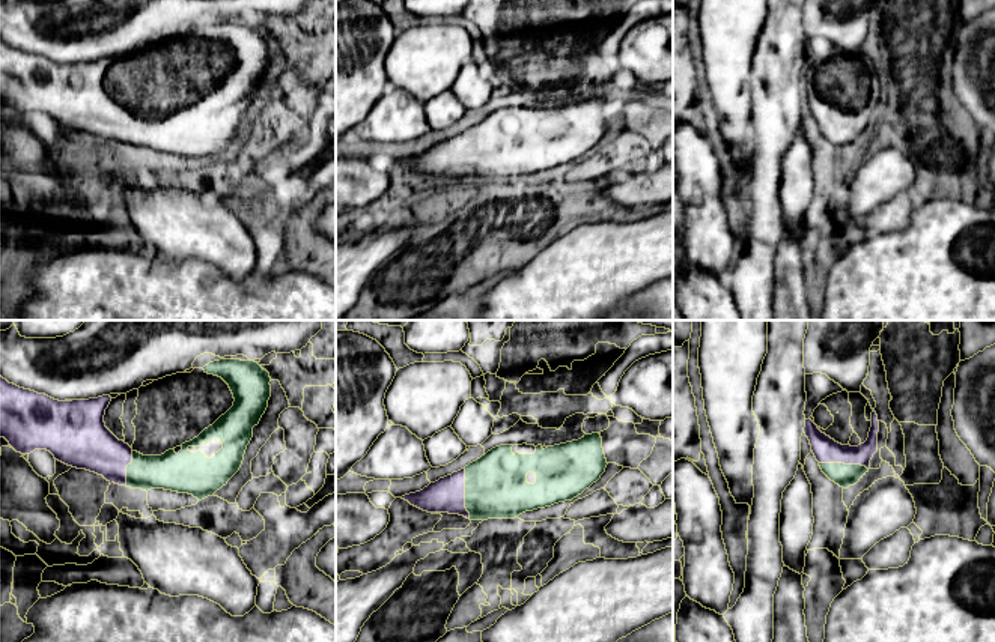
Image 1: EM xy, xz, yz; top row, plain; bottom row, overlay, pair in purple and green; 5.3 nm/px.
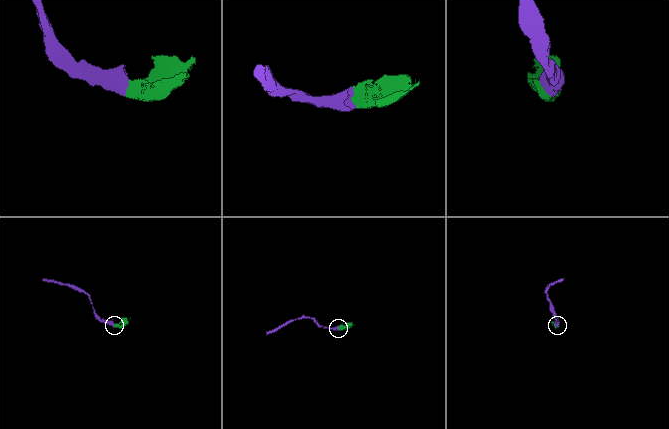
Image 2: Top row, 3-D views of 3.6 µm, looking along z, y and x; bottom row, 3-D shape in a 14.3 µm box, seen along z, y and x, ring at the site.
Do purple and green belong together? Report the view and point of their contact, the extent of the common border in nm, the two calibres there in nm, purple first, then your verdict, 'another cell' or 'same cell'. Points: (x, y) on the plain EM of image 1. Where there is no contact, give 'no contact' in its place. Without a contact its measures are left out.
meets purple in xz at (464, 157); contact 260 nm long; 190 nm thick on the purple side, 340 nm on the other; same cell

